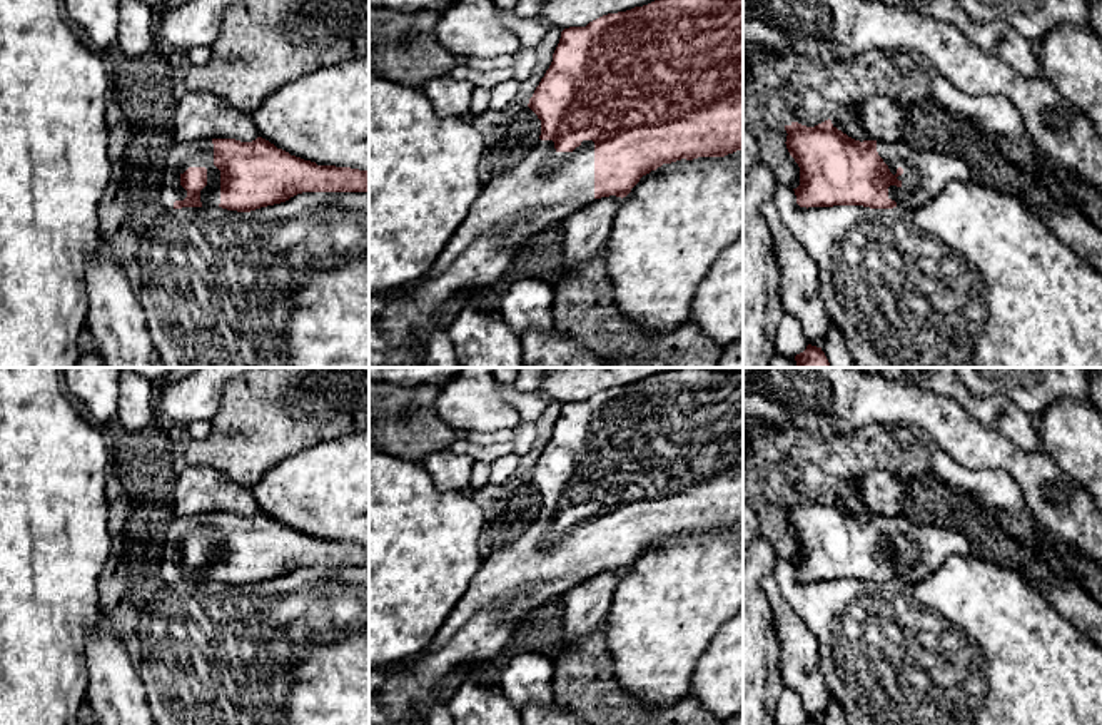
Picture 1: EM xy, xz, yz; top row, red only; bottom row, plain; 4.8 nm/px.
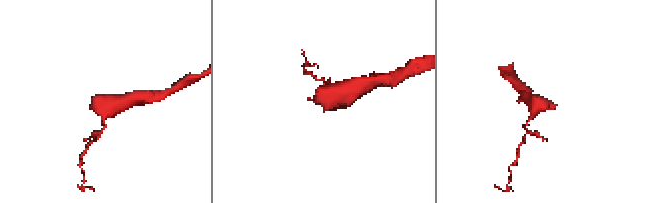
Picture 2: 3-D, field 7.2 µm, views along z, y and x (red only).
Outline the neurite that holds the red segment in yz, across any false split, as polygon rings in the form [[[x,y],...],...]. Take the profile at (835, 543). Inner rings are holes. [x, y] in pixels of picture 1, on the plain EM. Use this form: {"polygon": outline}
{"polygon": [[[830,493],[815,501],[791,496],[785,504],[786,523],[800,541],[800,560],[793,563],[800,581],[863,580],[915,585],[937,571],[948,556],[972,553],[970,541],[958,531],[917,525],[903,515],[860,516],[838,504]]]}

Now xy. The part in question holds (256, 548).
{"polygon": [[[262,511],[252,516],[235,513],[177,516],[165,535],[160,576],[165,585],[217,580],[227,585],[250,586],[286,576],[302,566],[369,568],[369,545],[317,540],[277,523]]]}

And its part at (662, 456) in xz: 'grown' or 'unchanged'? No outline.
grown

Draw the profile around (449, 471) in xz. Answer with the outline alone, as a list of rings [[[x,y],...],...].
[[[451,449],[426,456],[421,464],[439,491],[468,491],[474,459]]]

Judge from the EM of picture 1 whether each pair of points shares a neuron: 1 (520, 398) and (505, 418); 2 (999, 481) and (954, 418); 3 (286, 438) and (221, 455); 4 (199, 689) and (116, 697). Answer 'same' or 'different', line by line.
1: different
2: different
3: same
4: different

